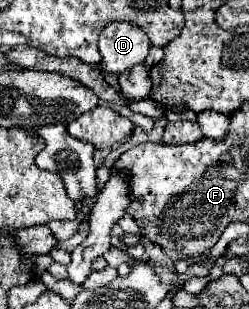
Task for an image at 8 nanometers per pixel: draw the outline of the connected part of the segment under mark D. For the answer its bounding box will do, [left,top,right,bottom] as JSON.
[99,23,149,75]

